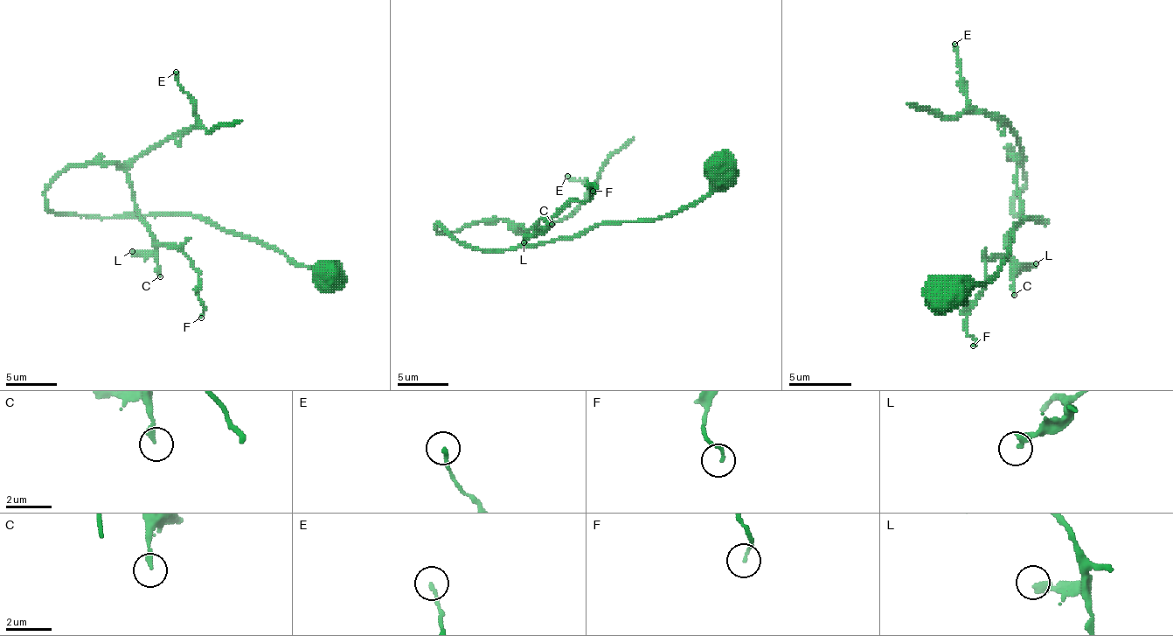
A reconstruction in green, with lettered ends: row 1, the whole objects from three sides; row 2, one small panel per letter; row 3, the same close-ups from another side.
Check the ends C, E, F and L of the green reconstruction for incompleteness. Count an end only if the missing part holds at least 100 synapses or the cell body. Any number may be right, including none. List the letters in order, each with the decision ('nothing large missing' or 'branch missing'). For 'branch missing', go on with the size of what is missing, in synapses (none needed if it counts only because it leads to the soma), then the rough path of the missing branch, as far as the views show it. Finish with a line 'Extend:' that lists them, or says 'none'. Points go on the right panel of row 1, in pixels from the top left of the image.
C: nothing large missing
E: nothing large missing
F: nothing large missing
L: nothing large missing
Extend: none

